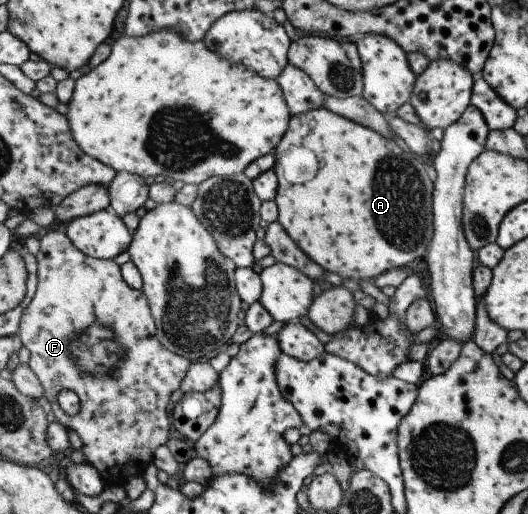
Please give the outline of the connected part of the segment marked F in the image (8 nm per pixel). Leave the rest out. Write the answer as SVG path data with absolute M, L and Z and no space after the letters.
M49 232L42 237L41 249L36 258L38 259L38 290L29 307L24 311L19 336L23 340L24 347L30 352L29 365L42 381L46 389L46 399L51 403L54 415L61 418L63 424L79 435L83 443L81 451L101 475L113 473L113 469L117 471L119 469L117 465L147 465L143 457L153 457L151 451L167 445L170 440L171 421L169 421L167 405L171 401L171 395L182 386L182 381L186 378L192 361L164 347L162 340L157 337L158 324L152 314L148 297L144 295L143 290L135 289L127 283L123 277L122 265L119 265L117 261L88 256L71 241L66 233L61 232Z

